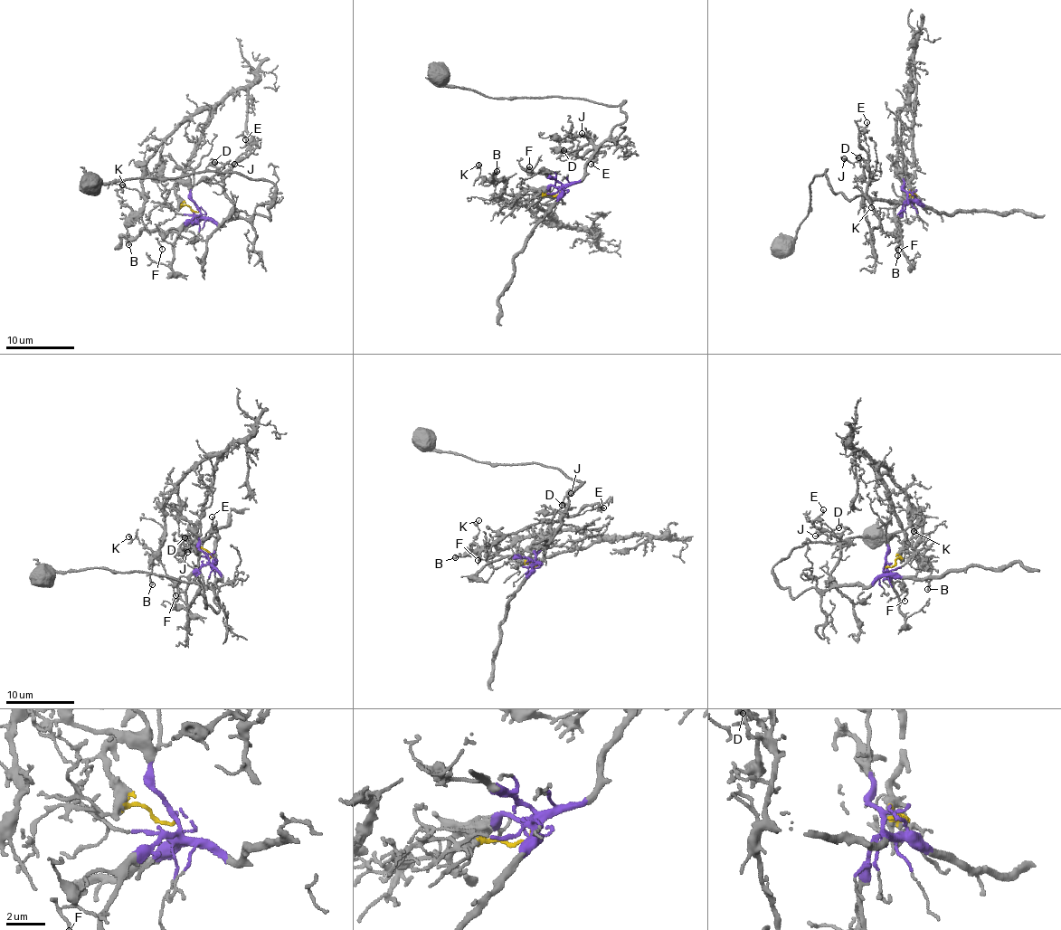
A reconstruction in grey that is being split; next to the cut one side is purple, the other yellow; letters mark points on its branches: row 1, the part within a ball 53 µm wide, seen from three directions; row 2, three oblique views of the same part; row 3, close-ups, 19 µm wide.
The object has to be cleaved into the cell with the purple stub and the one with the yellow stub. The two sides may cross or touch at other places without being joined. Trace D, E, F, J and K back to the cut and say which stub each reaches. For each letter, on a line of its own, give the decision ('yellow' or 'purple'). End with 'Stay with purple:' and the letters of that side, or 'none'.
D: purple
E: purple
F: purple
J: purple
K: yellow
Stay with purple: D, E, F, J

